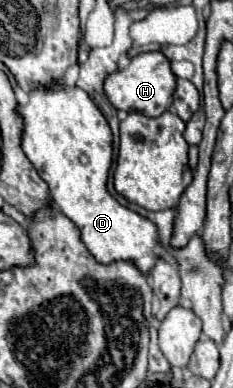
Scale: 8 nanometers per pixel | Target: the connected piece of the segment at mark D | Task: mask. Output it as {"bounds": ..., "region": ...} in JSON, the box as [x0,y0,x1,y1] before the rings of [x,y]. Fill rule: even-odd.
{"bounds":[19,84,159,276],"region":[[[65,84],[33,90],[29,102],[19,106],[19,114],[25,122],[21,148],[39,176],[47,182],[51,200],[59,212],[73,220],[81,230],[81,240],[87,250],[101,264],[117,260],[135,262],[135,266],[147,276],[159,260],[155,254],[155,248],[159,246],[159,230],[151,220],[121,206],[109,194],[107,178],[113,158],[113,134],[89,94],[77,86],[69,88]]]}

